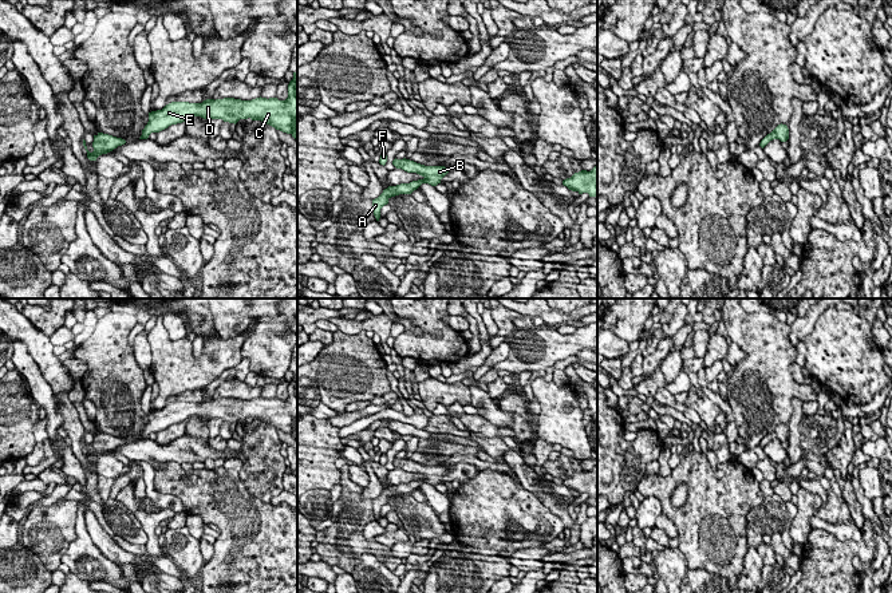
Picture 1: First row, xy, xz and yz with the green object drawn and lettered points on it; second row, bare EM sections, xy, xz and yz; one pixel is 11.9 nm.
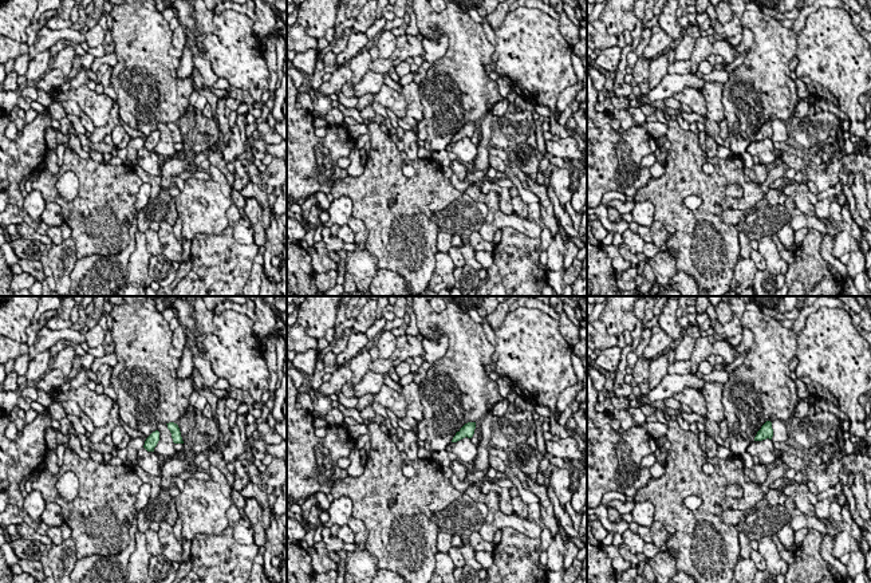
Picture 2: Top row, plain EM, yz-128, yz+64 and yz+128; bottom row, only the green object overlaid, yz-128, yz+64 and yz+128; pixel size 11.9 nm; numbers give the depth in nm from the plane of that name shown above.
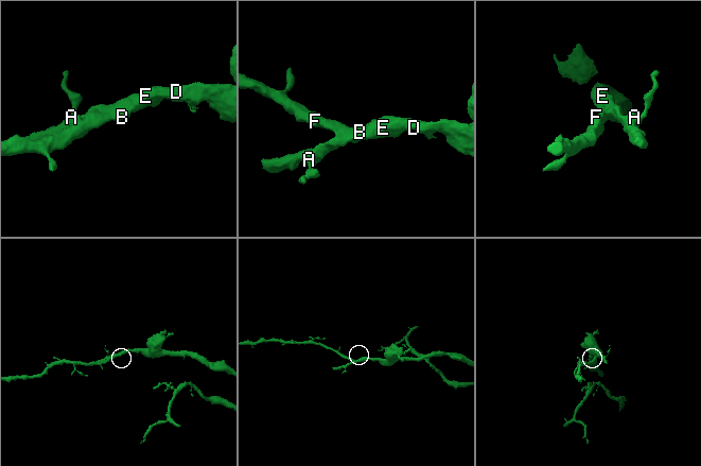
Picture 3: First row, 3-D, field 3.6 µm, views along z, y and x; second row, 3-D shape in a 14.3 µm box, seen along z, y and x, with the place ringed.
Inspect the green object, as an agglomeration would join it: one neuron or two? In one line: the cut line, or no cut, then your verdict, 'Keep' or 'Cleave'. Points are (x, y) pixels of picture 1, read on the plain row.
No split. Keep

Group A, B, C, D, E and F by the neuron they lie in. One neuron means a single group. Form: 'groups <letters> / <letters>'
groups A B C D E F

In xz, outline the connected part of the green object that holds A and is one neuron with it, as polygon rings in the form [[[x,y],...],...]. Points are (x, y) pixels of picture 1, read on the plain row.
[[[394,459],[392,464],[396,469],[402,469],[407,473],[417,473],[422,475],[422,479],[413,481],[410,483],[400,483],[396,486],[388,486],[383,490],[383,493],[372,499],[372,510],[376,521],[380,518],[380,509],[388,503],[388,499],[391,497],[399,495],[399,494],[411,494],[414,490],[417,490],[422,483],[429,483],[431,486],[437,486],[441,483],[441,479],[449,473],[449,470],[445,466],[425,466],[421,463],[417,463],[410,459]]]

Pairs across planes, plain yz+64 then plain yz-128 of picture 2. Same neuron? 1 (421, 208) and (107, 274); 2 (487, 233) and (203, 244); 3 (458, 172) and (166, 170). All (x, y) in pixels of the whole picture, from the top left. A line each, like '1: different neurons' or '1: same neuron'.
1: different neurons
2: different neurons
3: different neurons

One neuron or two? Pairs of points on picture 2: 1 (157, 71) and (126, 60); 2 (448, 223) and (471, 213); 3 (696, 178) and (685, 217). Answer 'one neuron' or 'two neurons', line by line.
1: one neuron
2: one neuron
3: one neuron

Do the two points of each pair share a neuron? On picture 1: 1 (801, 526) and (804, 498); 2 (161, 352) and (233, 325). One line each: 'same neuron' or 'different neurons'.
1: same neuron
2: different neurons

